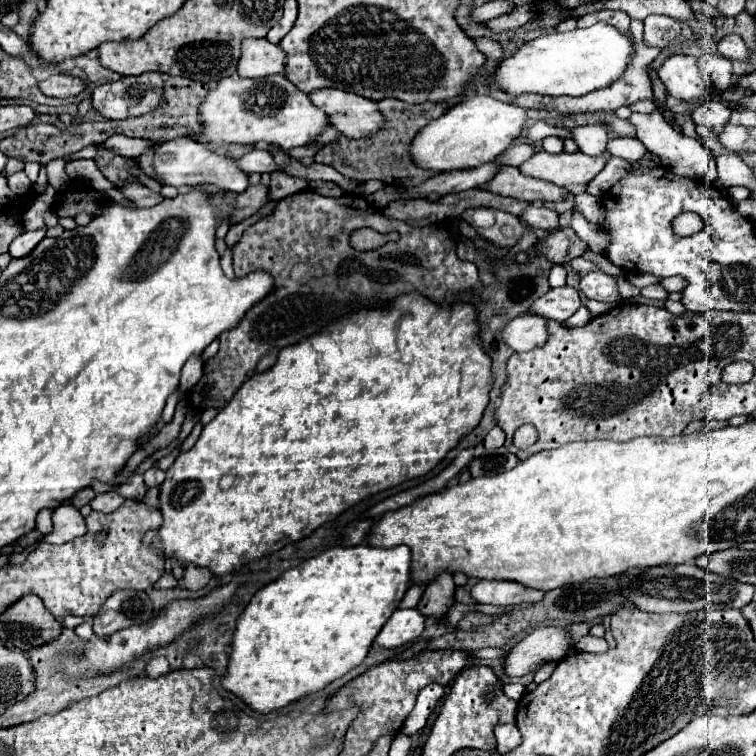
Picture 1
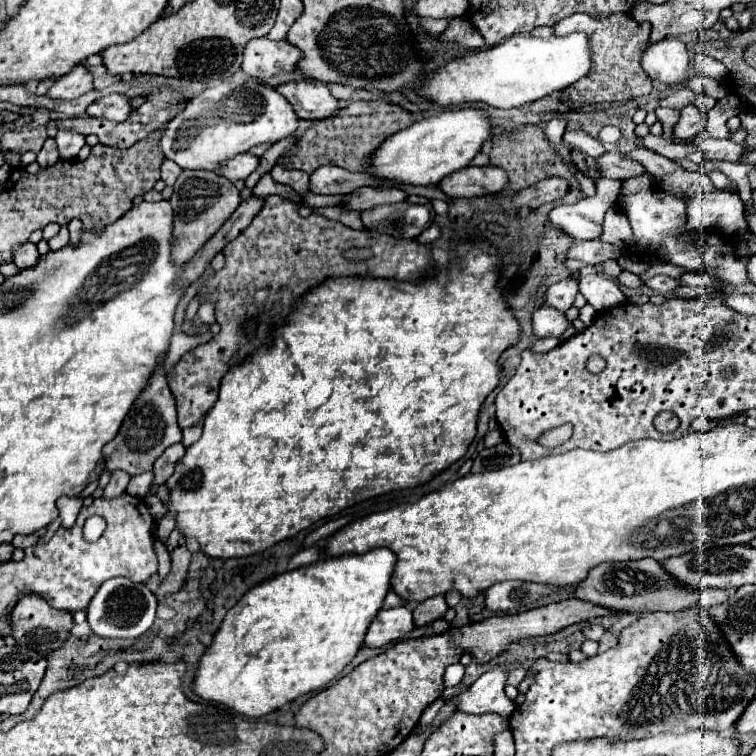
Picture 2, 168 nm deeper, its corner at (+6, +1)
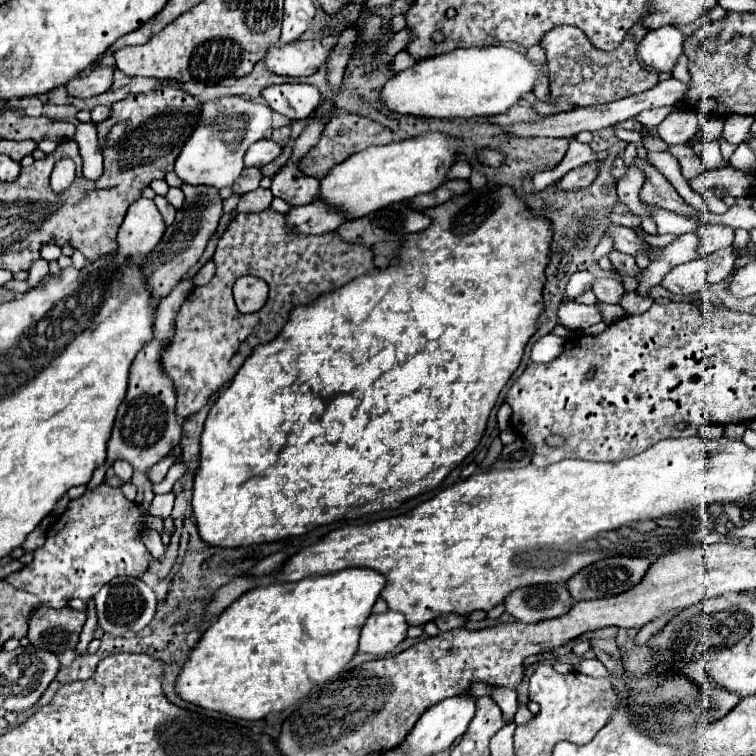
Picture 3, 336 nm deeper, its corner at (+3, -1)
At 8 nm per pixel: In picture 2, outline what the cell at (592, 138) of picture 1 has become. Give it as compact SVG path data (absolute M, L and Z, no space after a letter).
M634 149L630 153L626 153L628 157L634 157L636 163L640 163L652 177L654 181L658 181L660 185L664 185L664 189L672 191L676 197L680 197L686 205L688 205L688 225L692 231L700 231L700 229L720 229L726 235L740 235L748 231L746 219L744 219L744 203L736 193L728 193L728 191L718 191L710 177L706 173L700 171L686 171L684 167L680 167L678 163L650 151L650 149Z

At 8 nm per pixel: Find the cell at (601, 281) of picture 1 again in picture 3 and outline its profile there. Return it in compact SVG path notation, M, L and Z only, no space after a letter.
M603 277L593 283L593 293L599 303L619 303L625 295L625 289L617 277Z

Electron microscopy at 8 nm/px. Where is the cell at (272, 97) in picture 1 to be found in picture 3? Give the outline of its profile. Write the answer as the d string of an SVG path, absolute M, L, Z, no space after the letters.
M239 95L217 97L203 105L203 115L199 119L197 129L181 149L181 155L175 161L177 177L187 185L207 185L215 189L231 187L233 181L243 171L243 157L247 149L271 135L273 129L273 111L269 105L247 101Z

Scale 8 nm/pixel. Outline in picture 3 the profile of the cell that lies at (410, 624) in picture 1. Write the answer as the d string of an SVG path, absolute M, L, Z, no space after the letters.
M387 611L379 615L369 615L361 629L359 651L371 655L385 655L393 651L407 635L407 623L401 613Z

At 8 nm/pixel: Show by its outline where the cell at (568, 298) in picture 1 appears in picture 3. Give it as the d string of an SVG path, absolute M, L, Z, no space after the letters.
M577 271L577 273L571 275L571 279L569 279L565 295L567 295L569 299L581 295L581 293L585 293L585 291L591 289L593 281L595 281L595 275L593 275L593 273L589 273L589 271Z

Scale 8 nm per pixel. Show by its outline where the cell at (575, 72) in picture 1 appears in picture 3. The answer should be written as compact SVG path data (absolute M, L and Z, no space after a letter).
M493 45L453 49L415 63L391 77L381 89L383 105L399 115L453 119L453 117L489 117L505 113L517 99L533 91L539 65L533 65L523 53Z

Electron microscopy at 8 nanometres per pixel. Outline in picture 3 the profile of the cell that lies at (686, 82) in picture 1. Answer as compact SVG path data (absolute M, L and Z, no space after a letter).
M673 25L649 29L641 45L637 45L639 59L657 73L671 71L681 53L683 53L683 35Z

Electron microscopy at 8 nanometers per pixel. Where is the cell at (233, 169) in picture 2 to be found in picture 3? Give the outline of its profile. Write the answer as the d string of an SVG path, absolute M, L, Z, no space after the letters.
M261 139L253 143L245 155L245 165L247 167L263 167L277 159L283 153L283 145L271 141L271 139Z

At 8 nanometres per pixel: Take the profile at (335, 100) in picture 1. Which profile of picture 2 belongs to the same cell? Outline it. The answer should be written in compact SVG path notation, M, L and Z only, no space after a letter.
M292 81L276 87L286 99L290 99L300 119L322 121L330 119L340 111L340 99L336 99L324 83L318 81Z

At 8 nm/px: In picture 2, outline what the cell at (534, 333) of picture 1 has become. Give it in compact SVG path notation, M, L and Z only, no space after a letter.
M542 305L532 315L532 333L536 339L544 337L558 337L566 329L568 321L562 311L554 311L552 307Z

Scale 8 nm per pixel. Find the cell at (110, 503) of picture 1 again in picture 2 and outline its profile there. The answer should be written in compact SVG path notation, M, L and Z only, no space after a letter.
M114 471L110 483L104 487L104 499L116 499L126 491L126 485L130 481L130 475L126 471Z

